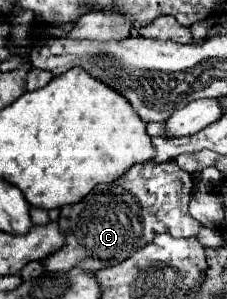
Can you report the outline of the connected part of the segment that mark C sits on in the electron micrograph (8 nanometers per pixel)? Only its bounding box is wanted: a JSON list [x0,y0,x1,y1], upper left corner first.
[44,160,202,272]

